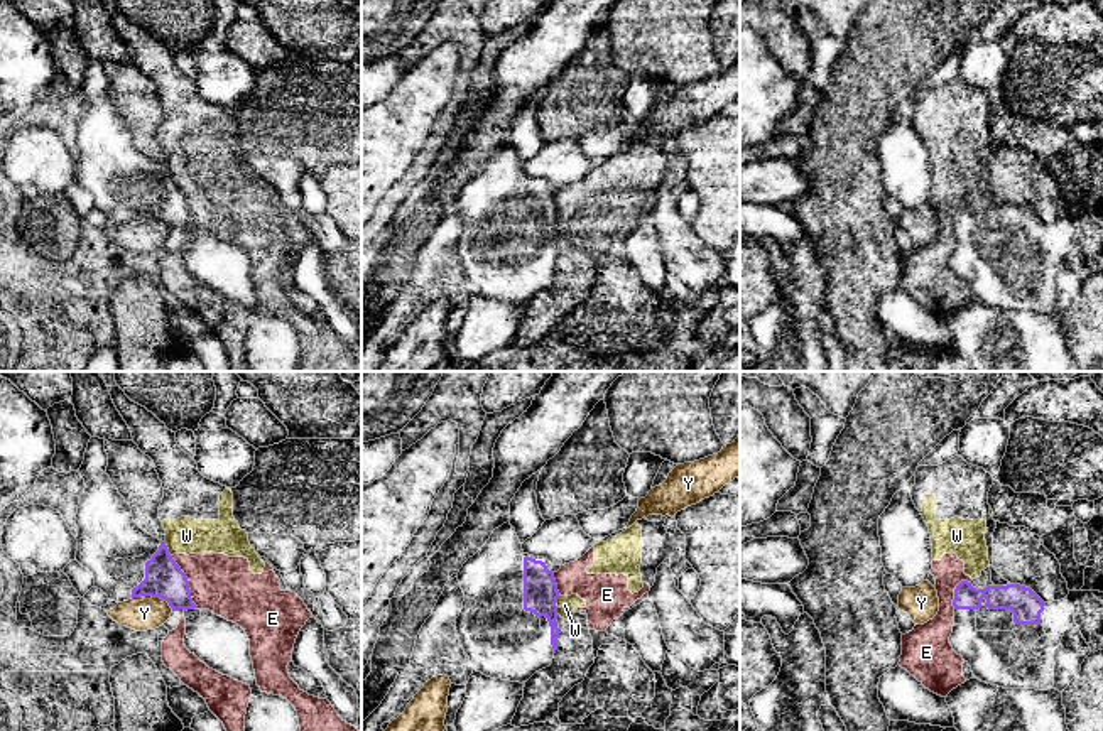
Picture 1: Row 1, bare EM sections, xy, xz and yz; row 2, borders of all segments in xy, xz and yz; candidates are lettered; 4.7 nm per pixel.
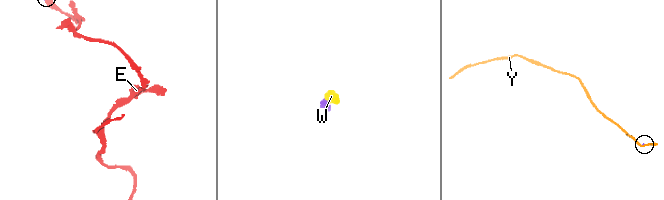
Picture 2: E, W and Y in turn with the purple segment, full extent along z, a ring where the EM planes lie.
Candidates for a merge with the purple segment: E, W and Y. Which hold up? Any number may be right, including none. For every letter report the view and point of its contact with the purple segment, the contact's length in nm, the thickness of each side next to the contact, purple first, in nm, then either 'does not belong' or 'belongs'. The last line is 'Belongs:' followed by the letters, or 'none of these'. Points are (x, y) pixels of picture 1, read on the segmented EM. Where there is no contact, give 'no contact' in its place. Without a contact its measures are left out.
E: meets purple in xy at (188, 583); contact 280 nm long; 180 nm thick on the purple side, 280 nm on the other; does not belong
W: meets purple in xz at (554, 605); contact 100 nm long; 160 nm thick on the purple side, 80 nm on the other; does not belong
Y: meets purple in xy at (159, 596); contact 160 nm long; 180 nm thick on the purple side, 160 nm on the other; does not belong
Belongs: none of these

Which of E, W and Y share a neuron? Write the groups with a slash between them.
E W / Y

